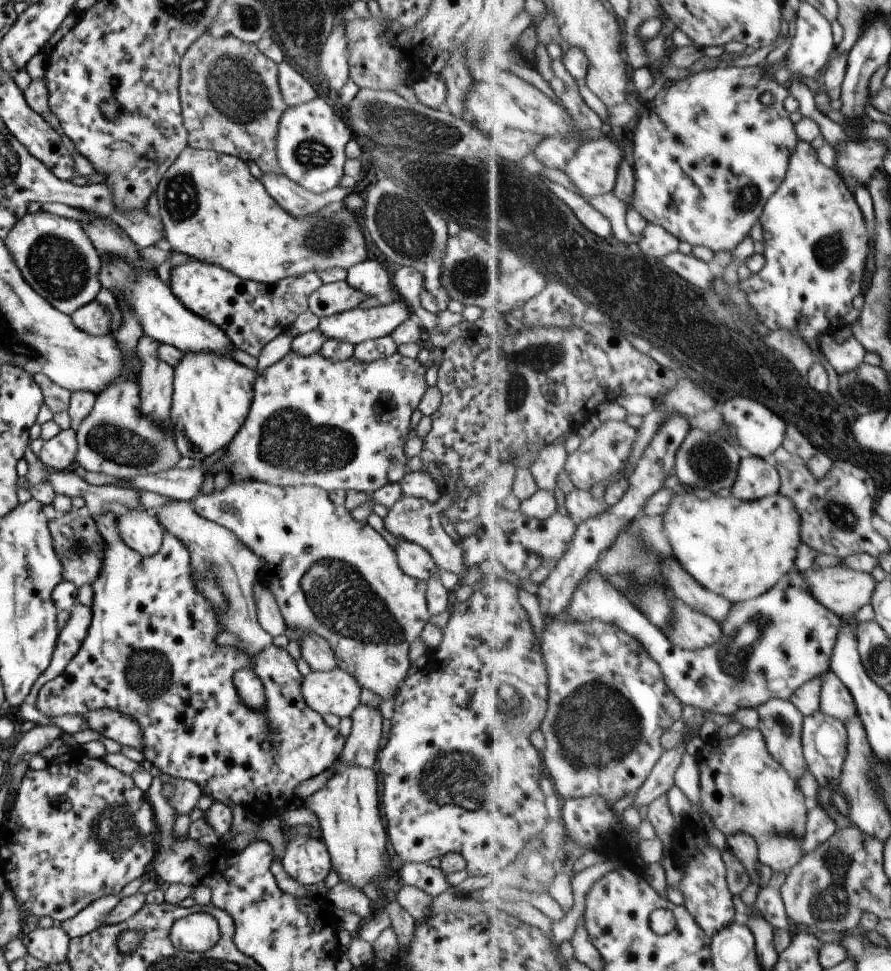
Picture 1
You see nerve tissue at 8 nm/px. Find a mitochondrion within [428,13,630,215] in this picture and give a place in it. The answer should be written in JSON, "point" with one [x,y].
{"point":[510,175]}

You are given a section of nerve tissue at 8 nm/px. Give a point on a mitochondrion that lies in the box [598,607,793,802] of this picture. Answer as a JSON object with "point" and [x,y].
{"point":[735,663]}

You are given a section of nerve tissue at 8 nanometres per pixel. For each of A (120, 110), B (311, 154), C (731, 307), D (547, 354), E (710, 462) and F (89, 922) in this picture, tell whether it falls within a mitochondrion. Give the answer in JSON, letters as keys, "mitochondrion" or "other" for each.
{"A":"other","B":"mitochondrion","C":"mitochondrion","D":"mitochondrion","E":"mitochondrion","F":"other"}

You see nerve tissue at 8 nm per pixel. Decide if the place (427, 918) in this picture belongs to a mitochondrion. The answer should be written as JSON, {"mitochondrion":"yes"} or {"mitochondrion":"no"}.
{"mitochondrion":"no"}

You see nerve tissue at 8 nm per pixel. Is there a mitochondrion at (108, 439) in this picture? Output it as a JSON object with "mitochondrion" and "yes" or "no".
{"mitochondrion":"yes"}

